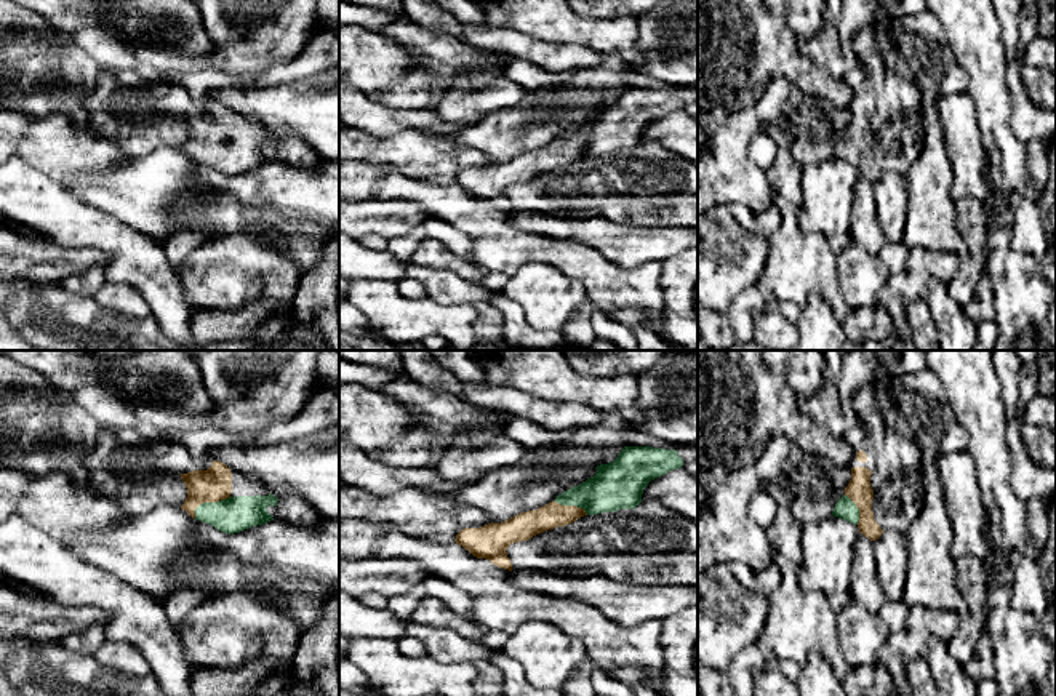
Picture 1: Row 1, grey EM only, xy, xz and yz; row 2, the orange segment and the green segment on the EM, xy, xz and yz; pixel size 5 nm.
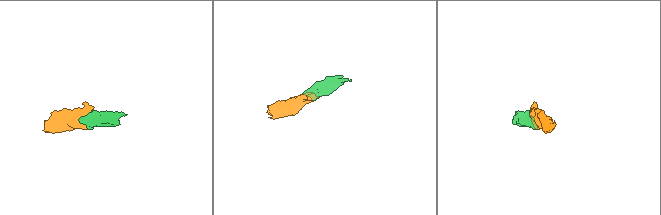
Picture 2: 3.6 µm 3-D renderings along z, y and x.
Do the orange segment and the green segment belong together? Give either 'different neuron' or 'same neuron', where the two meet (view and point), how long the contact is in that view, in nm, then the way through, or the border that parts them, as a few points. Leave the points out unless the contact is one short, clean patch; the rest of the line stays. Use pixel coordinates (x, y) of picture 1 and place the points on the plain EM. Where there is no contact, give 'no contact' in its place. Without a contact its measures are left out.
same neuron | xy (208, 143) | 220 nm | across xy (215, 125), (208, 133), (208, 143), (229, 157)

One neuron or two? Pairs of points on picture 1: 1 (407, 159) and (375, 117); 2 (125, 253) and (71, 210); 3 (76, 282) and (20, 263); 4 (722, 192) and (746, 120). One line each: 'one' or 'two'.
1: two
2: one
3: two
4: one

